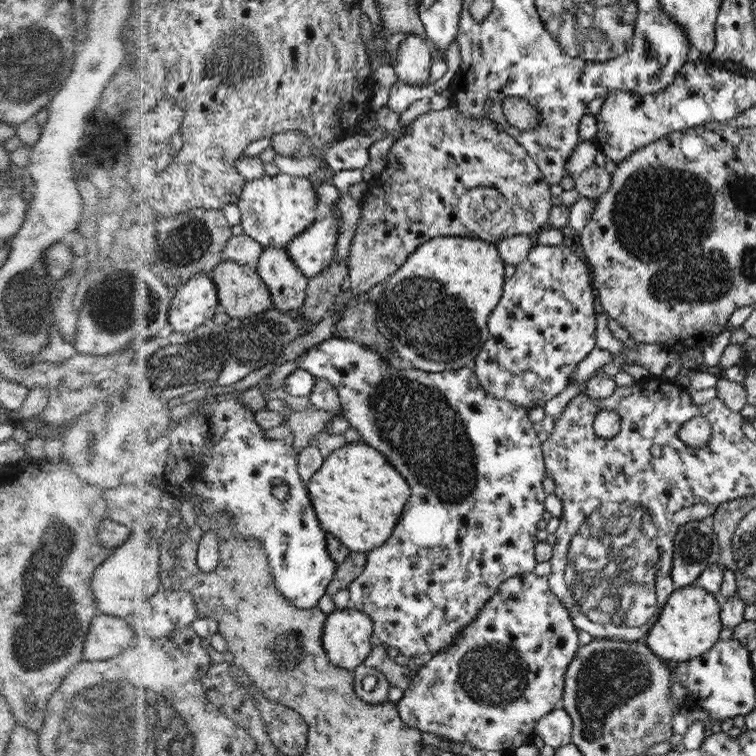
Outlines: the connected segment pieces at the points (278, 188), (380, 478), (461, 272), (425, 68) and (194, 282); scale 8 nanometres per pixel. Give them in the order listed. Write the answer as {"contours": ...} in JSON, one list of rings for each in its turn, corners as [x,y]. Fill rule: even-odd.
{"contours":[[[[282,172],[249,181],[239,203],[245,234],[261,242],[265,248],[284,248],[290,245],[322,218],[325,207],[318,198],[318,187],[321,183],[323,182],[314,184],[310,177],[292,176]]],[[[366,442],[348,443],[332,453],[322,469],[308,483],[320,522],[356,552],[376,550],[390,540],[402,509],[411,498],[407,479],[384,458],[381,450]]],[[[444,237],[434,238],[432,241],[426,241],[420,245],[418,249],[407,259],[407,263],[402,269],[392,274],[383,285],[382,297],[378,301],[378,307],[381,311],[380,330],[384,334],[393,348],[397,349],[398,356],[402,358],[404,363],[413,365],[420,370],[428,370],[430,372],[442,372],[443,370],[454,370],[462,367],[472,366],[475,358],[484,346],[484,342],[488,340],[488,330],[486,328],[486,320],[489,314],[496,308],[500,302],[502,294],[502,286],[504,286],[504,261],[500,258],[497,245],[482,239],[470,239],[460,237]]],[[[409,33],[399,44],[393,73],[406,84],[426,86],[430,83],[430,67],[434,59],[429,42],[420,35]]],[[[212,274],[196,275],[189,283],[175,289],[173,305],[170,315],[170,331],[178,333],[192,333],[198,331],[212,321],[222,309],[221,298],[219,297],[219,286],[216,284]]]]}

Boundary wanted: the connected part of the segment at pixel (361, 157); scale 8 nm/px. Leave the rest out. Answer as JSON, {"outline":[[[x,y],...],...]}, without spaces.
{"outline":[[[377,127],[373,134],[347,135],[327,152],[327,162],[331,174],[338,174],[342,170],[360,170],[370,164],[370,148],[374,142],[384,138],[385,130]]]}

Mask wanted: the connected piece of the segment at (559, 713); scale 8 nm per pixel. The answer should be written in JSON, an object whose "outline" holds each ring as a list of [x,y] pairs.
{"outline":[[[558,706],[547,717],[537,722],[536,735],[544,741],[544,745],[556,750],[571,745],[574,738],[574,723],[565,708]]]}

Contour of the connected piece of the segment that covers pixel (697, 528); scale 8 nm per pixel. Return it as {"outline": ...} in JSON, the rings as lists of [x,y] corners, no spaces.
{"outline":[[[708,520],[687,522],[678,529],[674,538],[672,577],[675,581],[675,588],[679,589],[694,584],[707,566],[716,564],[720,553],[720,542]]]}

